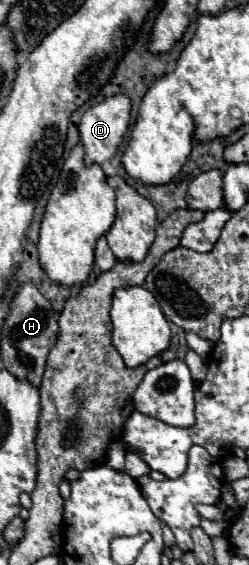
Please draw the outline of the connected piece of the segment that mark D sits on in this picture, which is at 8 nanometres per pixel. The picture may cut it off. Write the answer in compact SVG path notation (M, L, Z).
M114 95L90 107L80 119L80 143L84 147L84 163L104 163L116 153L124 131L130 123L130 99Z

